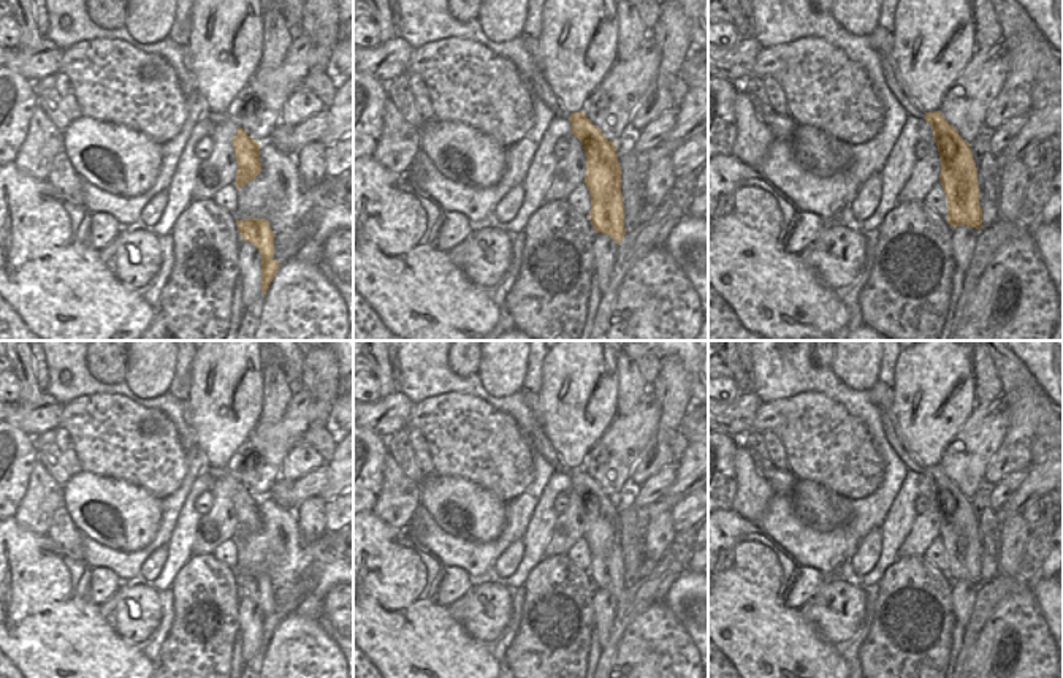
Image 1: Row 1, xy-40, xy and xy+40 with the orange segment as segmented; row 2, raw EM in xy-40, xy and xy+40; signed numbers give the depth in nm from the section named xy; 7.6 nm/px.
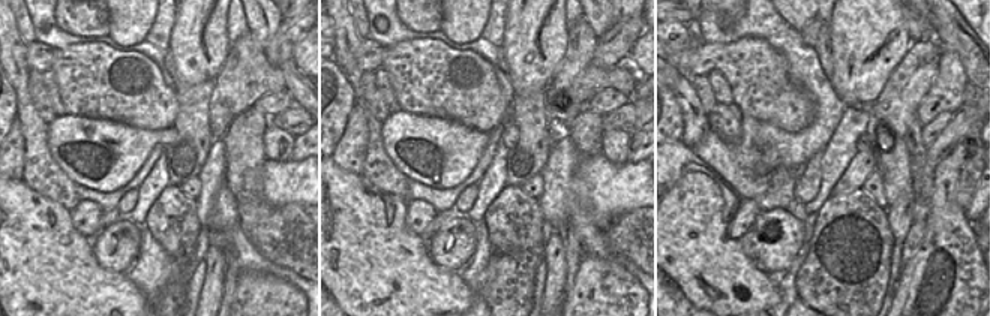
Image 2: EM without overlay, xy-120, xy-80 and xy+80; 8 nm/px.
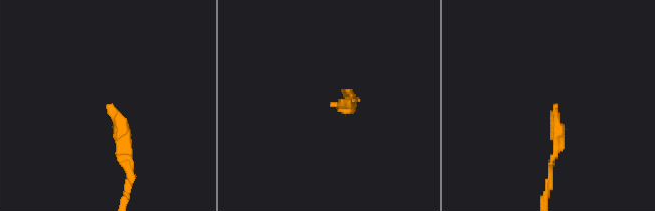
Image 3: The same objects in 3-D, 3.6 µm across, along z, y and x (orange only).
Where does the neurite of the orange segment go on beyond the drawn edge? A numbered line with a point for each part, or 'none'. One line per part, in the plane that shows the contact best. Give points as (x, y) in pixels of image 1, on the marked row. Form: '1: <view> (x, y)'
1: xy (541, 87)

